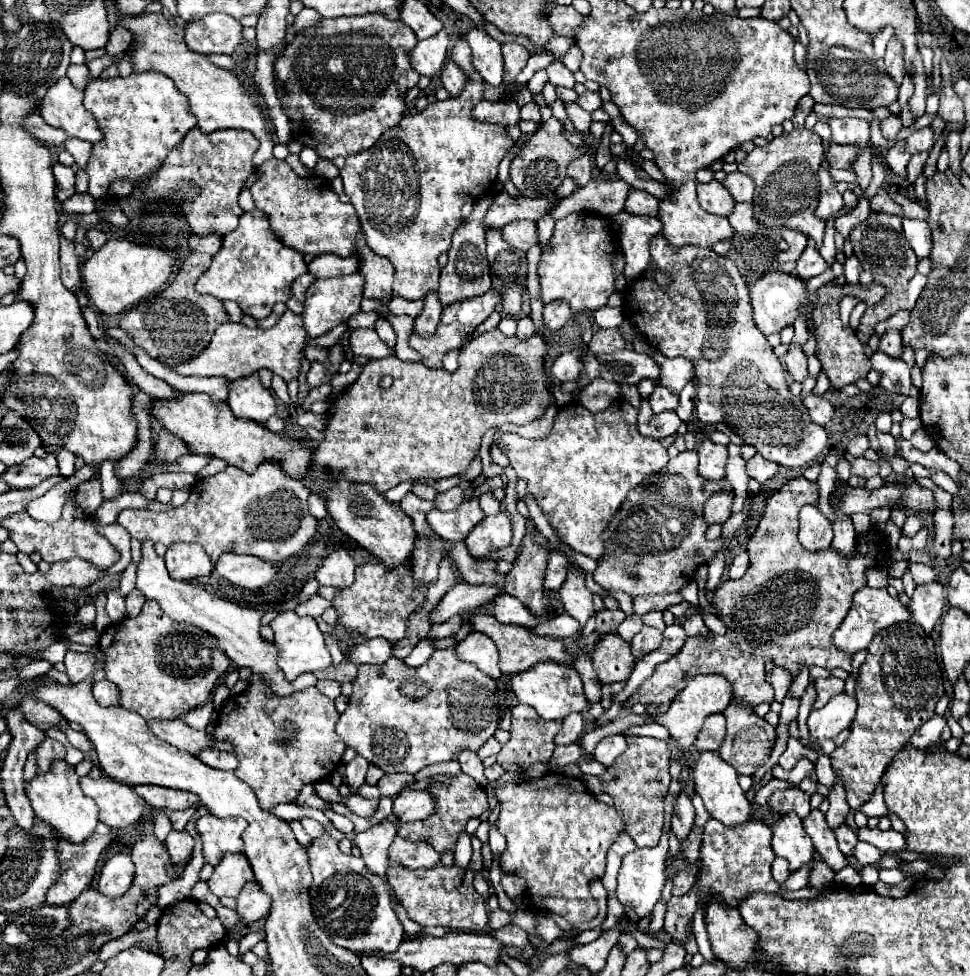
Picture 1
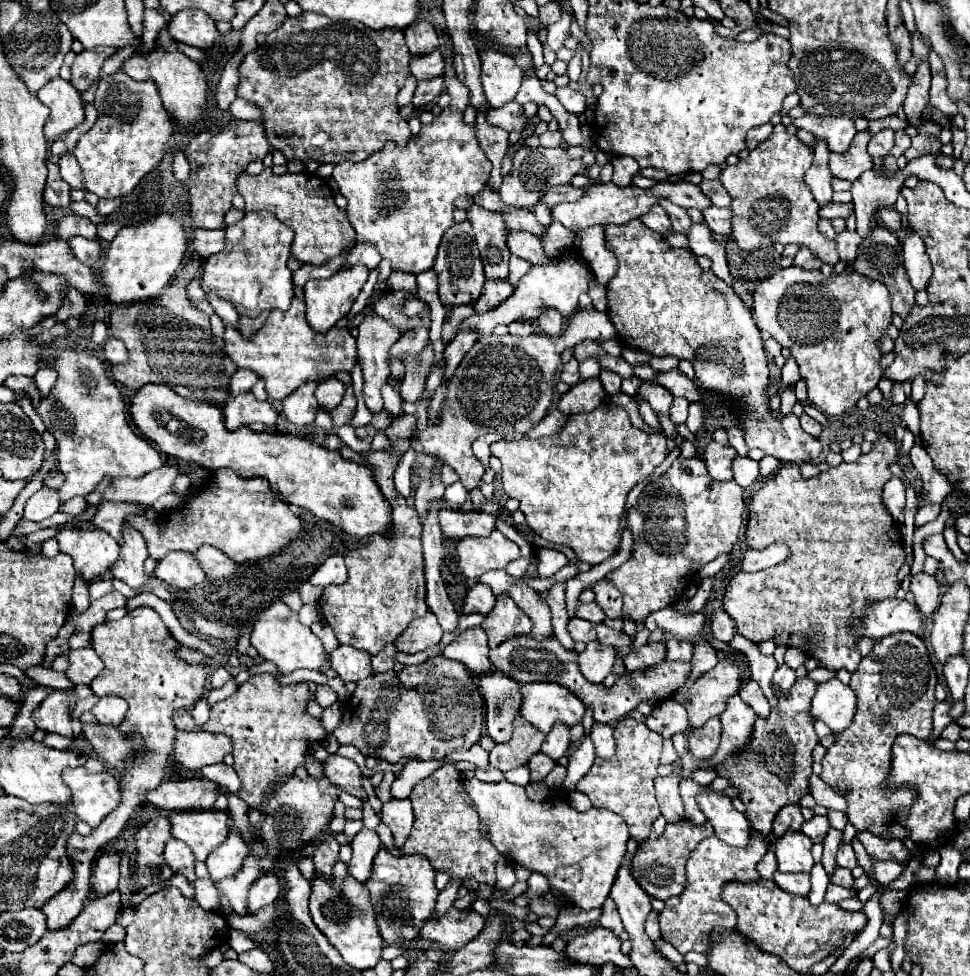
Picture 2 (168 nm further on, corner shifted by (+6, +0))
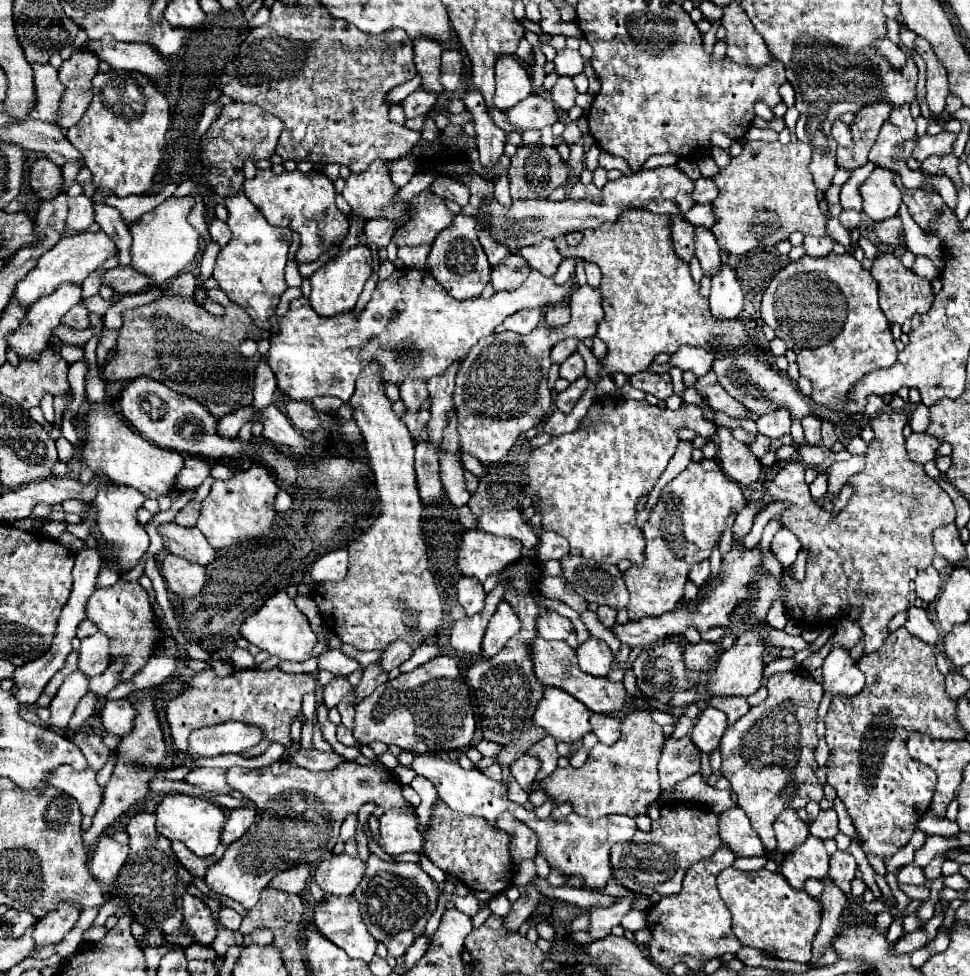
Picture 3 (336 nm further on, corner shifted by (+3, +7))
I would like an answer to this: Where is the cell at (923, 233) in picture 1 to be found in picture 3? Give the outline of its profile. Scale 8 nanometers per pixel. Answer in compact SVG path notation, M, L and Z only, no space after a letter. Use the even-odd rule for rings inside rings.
M875 166L871 176L859 184L859 194L863 198L863 212L871 220L887 220L899 212L901 190L887 168Z

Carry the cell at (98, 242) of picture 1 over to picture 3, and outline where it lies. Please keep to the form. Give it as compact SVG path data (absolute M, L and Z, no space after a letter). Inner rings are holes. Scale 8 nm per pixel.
M81 194L75 198L69 198L69 216L67 216L67 226L73 230L85 230L95 222L95 210L93 202Z

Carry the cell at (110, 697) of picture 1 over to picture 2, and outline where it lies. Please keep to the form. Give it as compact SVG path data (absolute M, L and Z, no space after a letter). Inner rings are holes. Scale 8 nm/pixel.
M104 695L98 699L98 703L92 707L92 715L100 721L100 723L112 723L112 725L120 725L124 715L126 715L126 701L122 697L116 695Z

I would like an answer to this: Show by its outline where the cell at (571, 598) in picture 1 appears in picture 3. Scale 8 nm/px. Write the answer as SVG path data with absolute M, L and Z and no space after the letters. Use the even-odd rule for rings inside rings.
M599 606L597 608L597 616L601 620L601 624L605 628L613 628L615 626L615 616L617 616L617 610L613 610L611 606Z

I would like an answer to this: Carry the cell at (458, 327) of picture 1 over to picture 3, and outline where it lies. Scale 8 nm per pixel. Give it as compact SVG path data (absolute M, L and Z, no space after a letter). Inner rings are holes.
M509 254L501 264L491 270L491 284L495 290L513 290L521 286L531 272L531 266L521 254Z

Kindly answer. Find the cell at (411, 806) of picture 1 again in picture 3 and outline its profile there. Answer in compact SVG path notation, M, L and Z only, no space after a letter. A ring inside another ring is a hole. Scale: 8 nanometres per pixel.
M387 810L379 818L377 844L389 856L397 856L403 852L421 852L423 836L417 832L415 812L405 814L403 810Z

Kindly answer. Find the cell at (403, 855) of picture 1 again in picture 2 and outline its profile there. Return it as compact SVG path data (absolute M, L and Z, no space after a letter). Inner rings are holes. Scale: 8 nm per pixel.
M380 849L378 855L374 857L374 869L372 869L372 877L370 881L366 881L368 891L370 891L370 903L374 905L376 913L378 913L378 925L380 925L380 933L386 945L398 943L398 939L402 939L404 943L410 943L412 939L418 937L418 925L422 925L422 921L432 913L434 905L436 905L436 897L438 897L438 889L434 885L434 867L430 865L430 861L426 859L426 855L402 855L396 857L386 849Z

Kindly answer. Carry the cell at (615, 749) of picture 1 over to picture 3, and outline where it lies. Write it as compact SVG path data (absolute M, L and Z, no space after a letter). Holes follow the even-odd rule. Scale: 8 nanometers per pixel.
M593 714L591 716L593 732L597 734L599 742L613 744L621 738L621 718L611 714Z

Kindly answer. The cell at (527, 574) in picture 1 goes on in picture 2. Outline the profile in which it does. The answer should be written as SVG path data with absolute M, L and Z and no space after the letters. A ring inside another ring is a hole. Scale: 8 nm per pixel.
M506 595L498 597L496 607L488 613L480 625L488 635L488 645L500 645L504 639L514 635L528 635L532 629L532 619Z

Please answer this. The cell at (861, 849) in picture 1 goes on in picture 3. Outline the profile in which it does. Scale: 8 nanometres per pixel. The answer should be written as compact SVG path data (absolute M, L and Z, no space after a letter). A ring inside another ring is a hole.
M915 864L903 866L903 868L897 872L897 880L899 880L899 882L905 882L905 884L917 884L917 886L927 884L927 878L925 878L925 874L923 874L923 868L921 868L921 866L915 866Z

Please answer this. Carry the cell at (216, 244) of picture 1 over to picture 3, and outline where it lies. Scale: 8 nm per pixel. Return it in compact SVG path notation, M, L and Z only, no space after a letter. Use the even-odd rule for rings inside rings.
M217 218L209 224L209 232L211 232L211 238L213 238L221 248L227 246L229 240L231 240L231 230L229 230L229 226L227 226L225 222L217 220Z

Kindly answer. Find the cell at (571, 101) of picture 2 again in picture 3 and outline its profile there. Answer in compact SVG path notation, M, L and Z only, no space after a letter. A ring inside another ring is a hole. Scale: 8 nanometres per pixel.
M559 76L559 80L551 88L551 98L557 104L557 108L567 112L569 108L575 106L575 96L577 96L577 92L575 92L573 80L569 76Z

